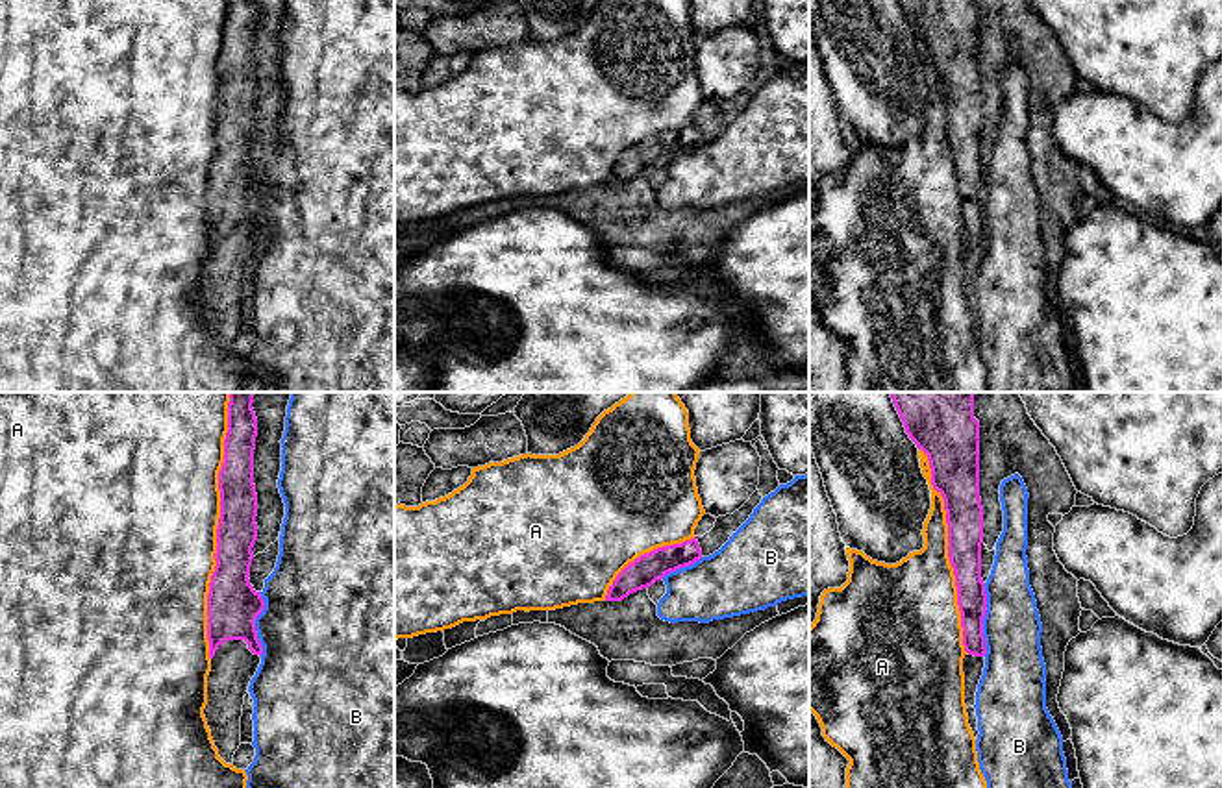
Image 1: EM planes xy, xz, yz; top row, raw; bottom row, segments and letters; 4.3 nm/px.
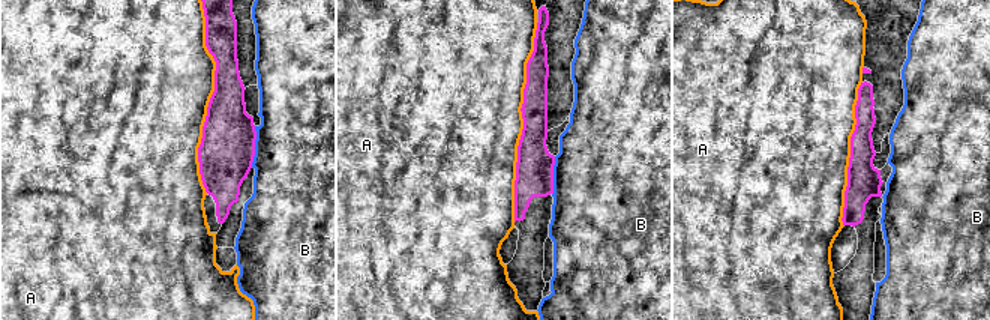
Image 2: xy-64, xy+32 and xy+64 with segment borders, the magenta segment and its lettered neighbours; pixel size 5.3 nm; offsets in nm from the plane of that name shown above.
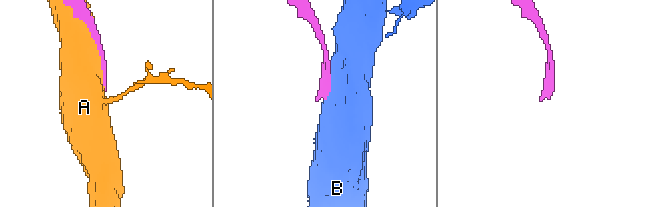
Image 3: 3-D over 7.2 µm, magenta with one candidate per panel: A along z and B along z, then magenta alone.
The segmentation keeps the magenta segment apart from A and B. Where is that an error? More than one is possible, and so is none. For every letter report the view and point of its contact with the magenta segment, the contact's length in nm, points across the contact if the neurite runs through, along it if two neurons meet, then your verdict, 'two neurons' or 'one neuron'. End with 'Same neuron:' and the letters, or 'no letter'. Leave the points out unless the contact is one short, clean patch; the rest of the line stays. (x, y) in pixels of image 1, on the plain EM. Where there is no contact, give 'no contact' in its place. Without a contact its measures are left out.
A: xy (217, 123) | 1050 nm | two neurons
B: yz (982, 206) | 320 nm | along yz (984, 169), (985, 241) | two neurons
Same neuron: no letter

